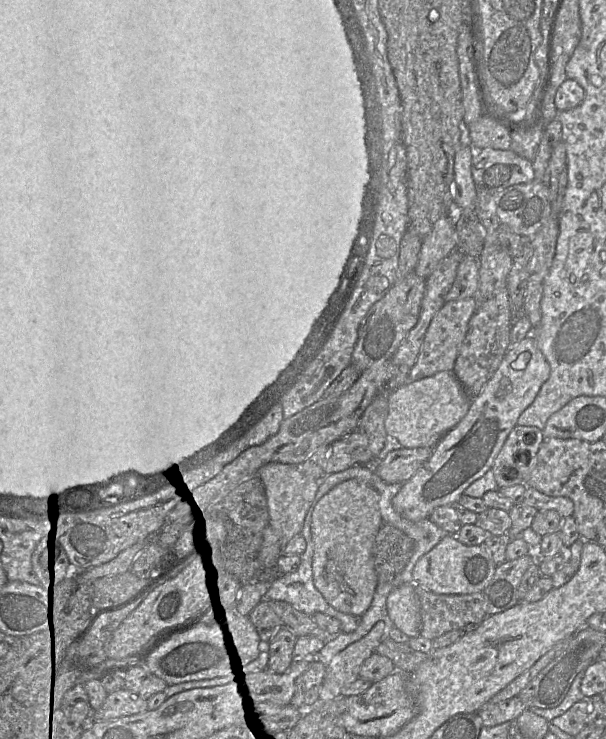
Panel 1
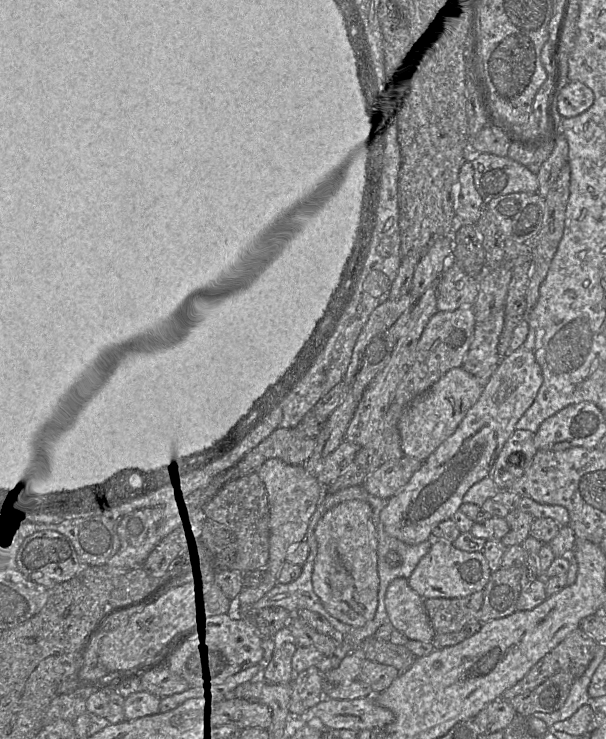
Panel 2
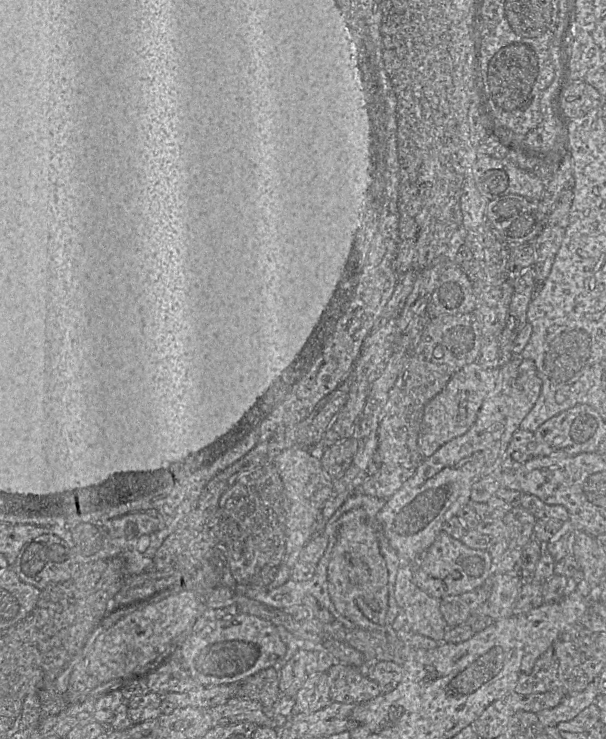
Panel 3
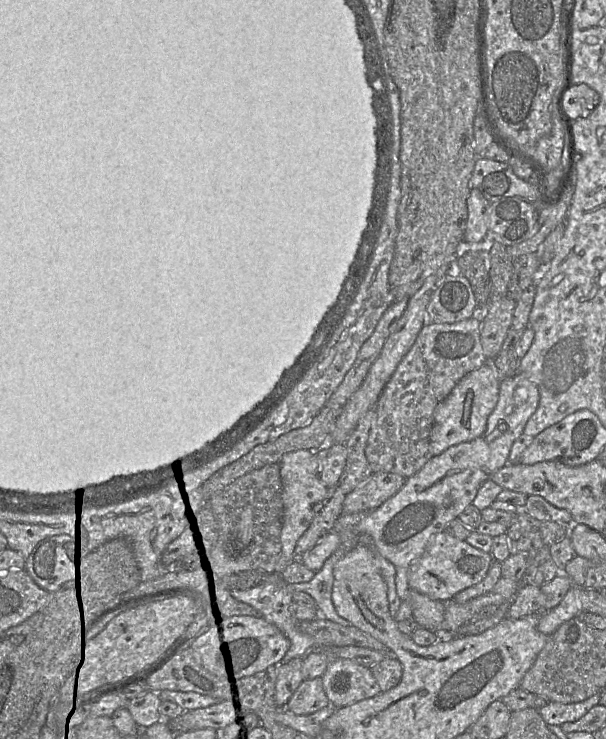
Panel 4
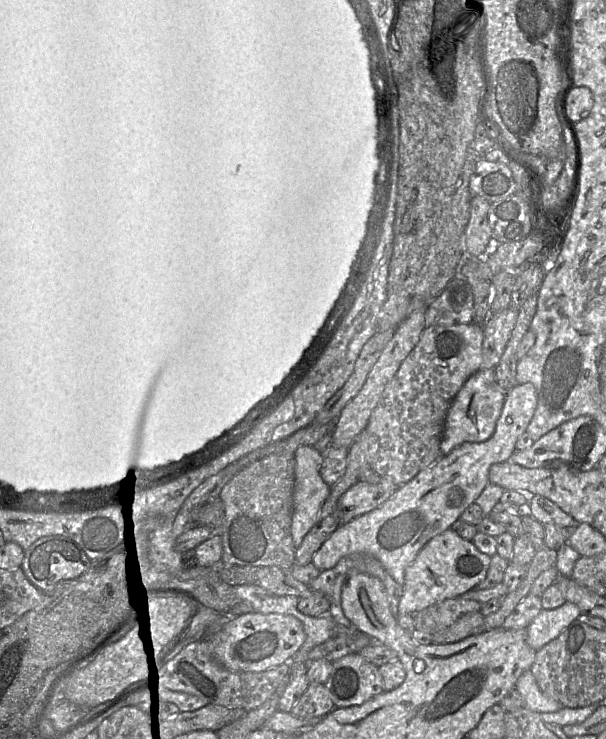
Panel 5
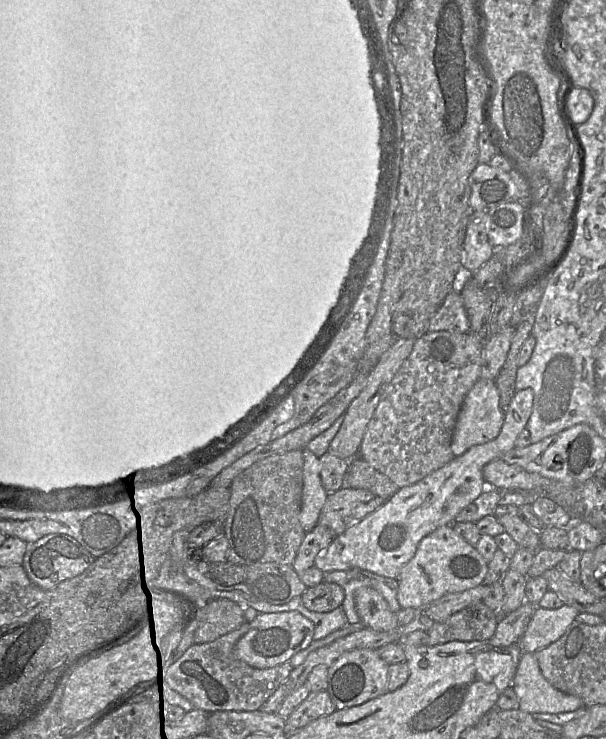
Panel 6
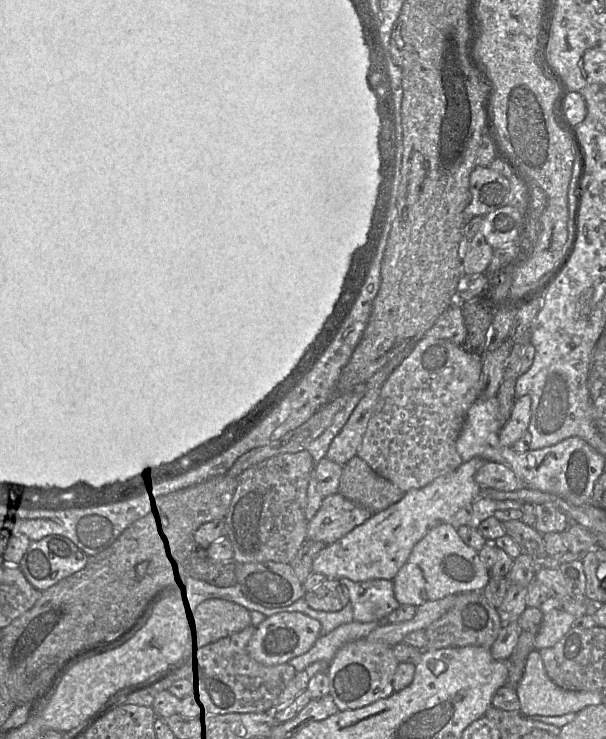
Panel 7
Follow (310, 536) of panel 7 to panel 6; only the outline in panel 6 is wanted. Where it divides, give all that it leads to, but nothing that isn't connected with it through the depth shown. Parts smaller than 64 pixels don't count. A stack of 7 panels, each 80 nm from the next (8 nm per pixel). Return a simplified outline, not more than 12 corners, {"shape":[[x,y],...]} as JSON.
{"shape":[[369,490],[329,493],[318,523],[336,537],[384,502]]}

